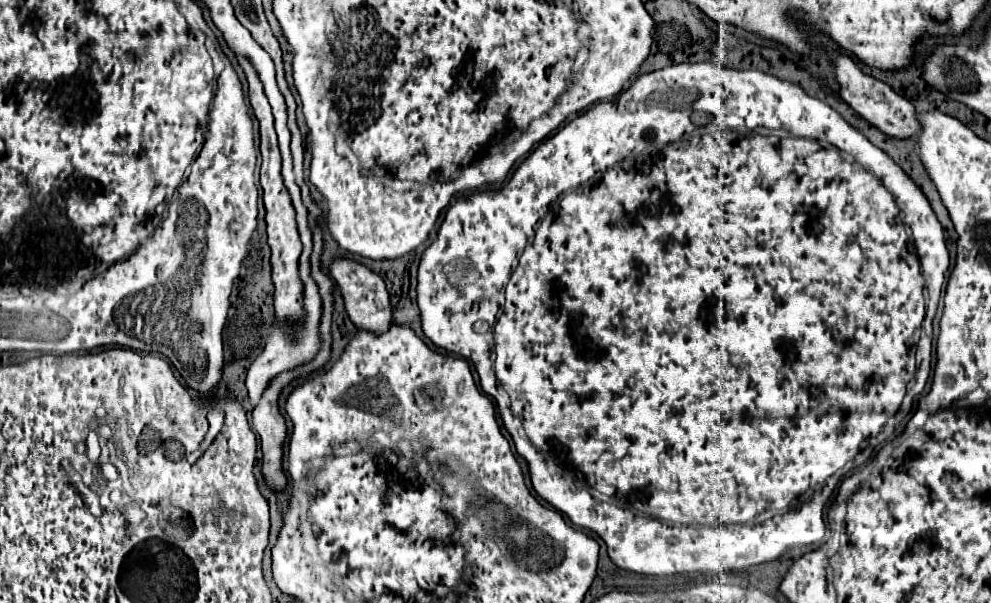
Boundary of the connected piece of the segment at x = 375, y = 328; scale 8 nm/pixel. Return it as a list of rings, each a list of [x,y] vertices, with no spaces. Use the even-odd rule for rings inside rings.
[[[333,259],[329,265],[329,275],[335,279],[335,283],[341,291],[343,303],[345,303],[345,311],[357,329],[367,329],[367,331],[379,333],[379,331],[387,331],[387,327],[391,327],[389,293],[385,289],[383,279],[377,273],[373,273],[371,269],[367,269],[365,265],[353,261],[353,259]]]

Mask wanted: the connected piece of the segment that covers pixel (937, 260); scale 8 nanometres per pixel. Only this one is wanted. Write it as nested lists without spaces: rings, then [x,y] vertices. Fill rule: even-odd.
[[[703,61],[703,63],[679,63],[679,65],[669,65],[669,67],[665,67],[665,69],[659,69],[659,71],[653,71],[653,73],[645,73],[645,75],[641,75],[641,77],[639,77],[639,79],[637,79],[637,81],[633,81],[633,83],[631,83],[631,87],[629,87],[629,89],[627,89],[627,91],[623,91],[623,93],[619,93],[619,95],[617,95],[617,97],[615,97],[615,99],[611,99],[611,101],[605,101],[605,103],[597,103],[597,105],[593,105],[593,107],[591,107],[591,109],[587,109],[587,111],[585,111],[585,113],[581,113],[581,115],[577,115],[577,117],[575,117],[575,119],[573,119],[573,121],[571,121],[571,123],[567,123],[567,125],[565,125],[565,127],[563,127],[563,129],[559,129],[559,131],[557,131],[557,133],[555,133],[555,135],[553,135],[553,137],[549,137],[549,139],[547,139],[547,141],[543,141],[543,143],[541,143],[541,145],[539,145],[539,147],[537,147],[537,149],[535,149],[535,151],[533,151],[533,153],[531,153],[531,155],[529,155],[529,157],[527,157],[527,159],[525,159],[525,161],[523,161],[523,163],[521,163],[521,165],[519,165],[519,167],[517,167],[517,171],[515,171],[515,173],[513,173],[513,177],[511,177],[511,181],[509,181],[509,183],[507,183],[507,185],[505,185],[505,187],[503,187],[503,189],[499,189],[499,191],[481,191],[481,193],[473,193],[473,195],[471,195],[471,197],[467,197],[467,199],[461,199],[461,201],[457,201],[457,203],[455,203],[455,205],[453,205],[453,207],[451,207],[451,209],[449,209],[449,211],[447,211],[447,215],[445,215],[445,221],[443,221],[443,225],[441,225],[441,227],[439,227],[439,233],[437,233],[437,239],[435,239],[435,241],[433,241],[433,243],[431,243],[431,245],[429,245],[429,247],[427,247],[427,251],[425,251],[425,253],[423,253],[423,257],[421,257],[421,265],[419,265],[419,277],[417,277],[417,279],[419,279],[419,285],[417,285],[417,303],[419,303],[419,309],[421,309],[421,321],[423,321],[423,333],[425,333],[425,335],[427,335],[427,337],[429,337],[429,339],[431,339],[431,341],[433,341],[433,345],[437,345],[437,347],[441,347],[441,349],[445,349],[445,351],[449,351],[449,353],[455,353],[455,355],[459,355],[459,357],[465,357],[465,359],[469,359],[469,361],[471,361],[471,363],[473,363],[473,365],[475,365],[475,369],[477,369],[477,373],[479,373],[479,377],[481,377],[481,387],[483,387],[483,391],[485,391],[485,393],[487,393],[487,395],[491,395],[491,397],[493,397],[493,399],[495,399],[495,401],[497,401],[497,407],[499,407],[499,415],[501,415],[501,419],[503,419],[503,425],[505,425],[505,427],[507,427],[507,431],[509,431],[509,433],[511,433],[511,435],[513,435],[513,433],[519,433],[519,439],[521,439],[521,441],[527,441],[527,445],[529,445],[529,449],[519,449],[519,447],[517,447],[517,453],[519,453],[519,455],[521,455],[521,457],[525,457],[525,459],[527,459],[527,463],[529,463],[529,475],[531,475],[531,485],[533,485],[533,489],[535,489],[535,491],[537,491],[537,495],[539,495],[539,497],[541,497],[541,499],[545,499],[545,501],[547,501],[547,503],[549,503],[549,505],[553,505],[553,507],[555,507],[555,509],[557,509],[557,511],[561,511],[561,513],[563,513],[563,515],[567,515],[567,519],[569,519],[569,521],[571,521],[571,523],[573,523],[573,525],[577,525],[577,527],[583,527],[583,529],[589,529],[589,531],[593,531],[593,533],[597,533],[597,535],[599,535],[599,537],[601,537],[601,539],[603,539],[603,541],[605,541],[605,543],[607,543],[607,553],[609,553],[609,557],[611,557],[611,561],[613,561],[613,563],[615,563],[615,565],[617,565],[617,567],[618,567],[618,568],[621,568],[621,569],[627,569],[627,571],[628,571],[628,572],[631,572],[631,573],[637,573],[637,574],[641,574],[641,575],[645,575],[645,576],[656,576],[656,577],[660,577],[660,578],[664,578],[664,577],[665,577],[665,576],[673,576],[673,575],[675,575],[675,573],[691,573],[691,571],[735,571],[735,569],[745,569],[745,567],[751,567],[751,565],[759,565],[759,563],[769,563],[769,561],[777,561],[777,559],[781,559],[781,557],[783,557],[783,555],[785,555],[785,553],[789,553],[789,551],[791,551],[791,549],[805,549],[805,547],[809,547],[809,545],[813,545],[813,543],[819,543],[819,541],[821,541],[821,539],[823,539],[823,535],[825,535],[825,523],[823,523],[823,507],[825,507],[825,503],[827,503],[827,501],[829,501],[829,497],[831,497],[831,493],[833,493],[833,489],[835,489],[835,485],[833,485],[833,487],[831,487],[831,485],[829,485],[829,487],[827,487],[827,479],[829,479],[829,477],[831,477],[831,475],[835,475],[835,473],[837,473],[837,471],[841,471],[841,469],[843,469],[843,467],[845,467],[845,465],[847,465],[847,463],[849,463],[849,461],[853,461],[853,459],[855,459],[855,455],[859,455],[859,453],[861,453],[861,451],[863,451],[863,449],[867,449],[867,445],[869,445],[869,439],[871,439],[871,437],[877,437],[877,435],[879,435],[879,431],[881,431],[881,429],[883,429],[883,425],[885,425],[885,423],[887,423],[887,419],[889,419],[889,417],[891,417],[891,415],[895,415],[895,413],[897,413],[897,411],[899,411],[899,407],[901,407],[901,401],[903,401],[903,397],[905,397],[905,391],[907,391],[907,383],[909,383],[909,381],[911,381],[911,379],[913,379],[913,377],[915,377],[915,379],[917,379],[917,383],[915,383],[915,387],[913,387],[913,391],[911,391],[911,393],[913,393],[913,395],[919,395],[919,393],[921,393],[921,391],[923,391],[923,387],[925,387],[925,383],[927,383],[927,377],[929,377],[929,373],[931,373],[931,367],[929,367],[929,361],[931,361],[931,345],[928,345],[928,344],[927,344],[927,345],[923,345],[923,344],[922,344],[922,350],[923,350],[923,351],[922,351],[922,352],[924,352],[924,350],[927,350],[927,351],[926,351],[926,353],[921,353],[921,354],[922,354],[922,355],[921,355],[921,363],[919,363],[919,367],[917,367],[917,373],[915,373],[915,351],[917,351],[917,343],[919,343],[919,335],[921,335],[921,323],[923,323],[923,335],[931,335],[931,331],[933,331],[933,329],[931,329],[931,321],[933,321],[933,319],[934,319],[934,317],[935,317],[935,314],[936,314],[936,312],[937,312],[937,303],[939,303],[939,299],[940,299],[940,296],[941,296],[941,287],[943,287],[943,283],[945,283],[945,275],[947,275],[947,269],[949,269],[949,253],[947,253],[947,247],[945,247],[945,237],[944,237],[944,231],[943,231],[943,228],[942,228],[942,225],[941,225],[941,223],[939,223],[939,221],[937,221],[937,217],[935,217],[935,213],[933,213],[933,209],[931,209],[931,205],[929,205],[929,201],[927,201],[927,197],[925,197],[925,195],[923,195],[923,193],[921,193],[921,189],[919,189],[919,187],[917,187],[917,185],[915,185],[915,183],[913,183],[913,181],[911,181],[911,179],[909,179],[909,177],[907,177],[907,175],[905,175],[905,173],[903,173],[903,169],[901,169],[901,167],[899,167],[899,165],[895,165],[895,163],[893,163],[893,159],[891,159],[891,157],[889,157],[889,155],[885,155],[885,153],[883,153],[883,151],[881,151],[881,149],[879,149],[879,147],[875,147],[875,145],[873,145],[873,143],[871,143],[871,141],[869,141],[869,139],[867,139],[867,137],[865,137],[865,135],[863,135],[863,133],[861,133],[861,131],[857,131],[857,129],[855,129],[855,127],[853,127],[853,125],[849,125],[849,123],[847,123],[847,121],[845,121],[845,119],[843,119],[843,117],[841,117],[841,115],[839,115],[839,113],[837,113],[837,111],[835,111],[835,109],[831,109],[831,107],[829,107],[829,105],[827,105],[827,103],[825,103],[825,101],[821,101],[821,99],[817,99],[817,97],[811,97],[811,95],[809,95],[809,93],[807,93],[807,91],[803,91],[803,89],[801,89],[801,87],[799,87],[799,85],[795,85],[795,83],[791,83],[791,81],[783,81],[783,79],[777,79],[777,77],[775,77],[775,75],[769,75],[769,73],[763,73],[763,71],[757,71],[757,69],[727,69],[727,67],[721,67],[721,65],[717,65],[717,63],[713,63],[713,61]],[[903,223],[904,223],[904,224],[905,224],[905,225],[909,225],[909,227],[911,227],[911,233],[913,233],[913,241],[915,241],[915,245],[917,245],[917,251],[919,251],[919,257],[917,257],[917,253],[915,253],[915,247],[913,247],[913,241],[911,241],[911,237],[909,237],[909,235],[907,235],[907,231],[905,231],[905,225],[903,225]],[[463,257],[467,257],[467,259],[471,259],[471,261],[473,261],[473,263],[475,263],[475,265],[477,265],[477,269],[479,269],[479,273],[481,273],[481,277],[479,277],[479,279],[477,279],[477,283],[473,283],[473,285],[467,285],[467,287],[455,287],[455,285],[451,285],[451,283],[449,283],[449,281],[447,281],[447,275],[445,275],[445,273],[443,273],[443,267],[445,267],[445,265],[447,265],[447,263],[449,263],[449,261],[453,261],[453,259],[463,259]],[[923,277],[924,277],[924,280],[925,280],[925,287],[926,287],[926,288],[927,288],[927,303],[926,303],[926,315],[925,315],[925,301],[923,301]],[[505,285],[507,285],[507,289],[505,289],[505,307],[503,307],[503,313],[501,313],[501,317],[499,317],[499,319],[497,319],[497,314],[498,314],[498,311],[499,311],[499,303],[497,303],[497,293],[499,293],[499,291],[501,291],[501,289],[503,289],[503,287],[505,287]],[[493,331],[495,331],[495,355],[497,355],[497,357],[495,357],[495,371],[497,371],[497,377],[499,377],[499,381],[501,381],[501,385],[503,385],[503,387],[499,387],[499,381],[497,381],[497,377],[495,377],[495,371],[493,371],[493,367],[491,367],[491,359],[489,359],[489,355],[491,355],[491,347],[493,347]],[[537,447],[539,447],[539,449],[543,449],[543,451],[547,451],[547,453],[549,453],[549,455],[553,455],[553,459],[555,459],[555,461],[565,461],[565,473],[567,473],[567,477],[563,477],[563,475],[561,475],[561,473],[559,473],[559,477],[557,477],[557,473],[555,473],[555,471],[551,471],[551,469],[549,469],[549,467],[547,467],[547,460],[546,460],[546,457],[545,457],[545,455],[543,455],[543,453],[542,453],[542,452],[541,452],[541,451],[539,451],[539,449],[537,449]],[[571,477],[575,477],[575,479],[577,479],[577,481],[581,481],[581,483],[587,483],[587,487],[577,487],[577,485],[575,485],[575,481],[573,481],[573,479],[571,479]]]

